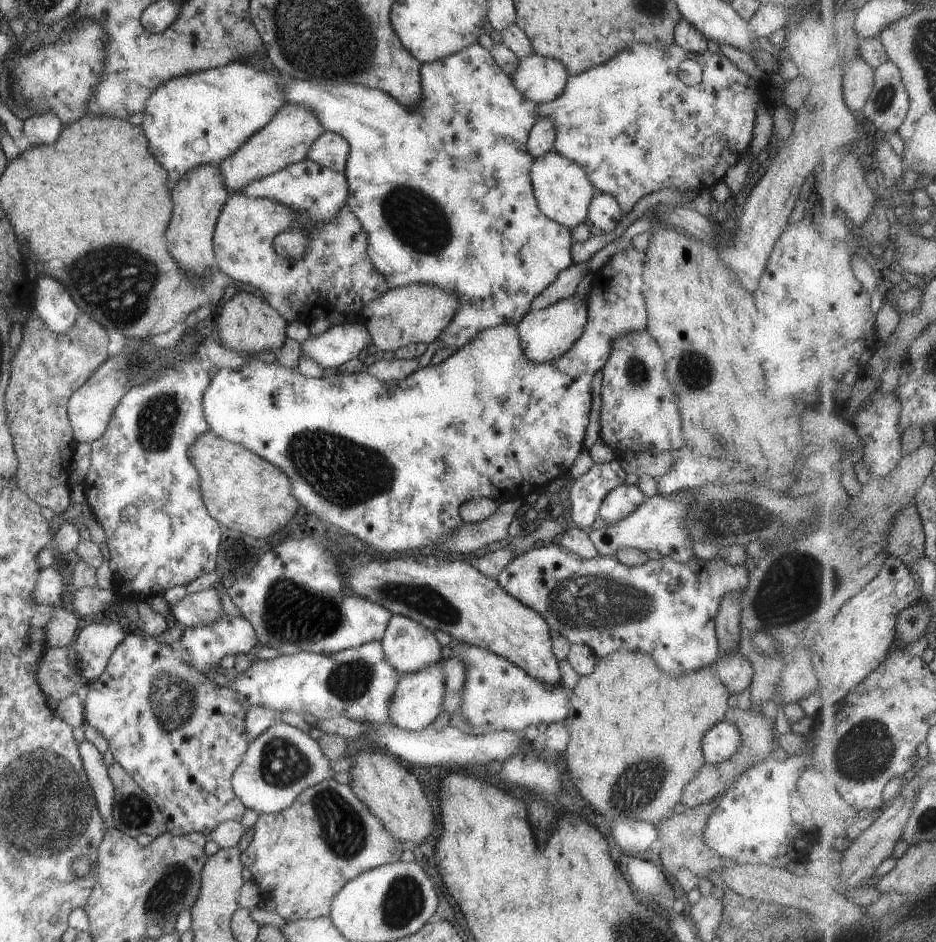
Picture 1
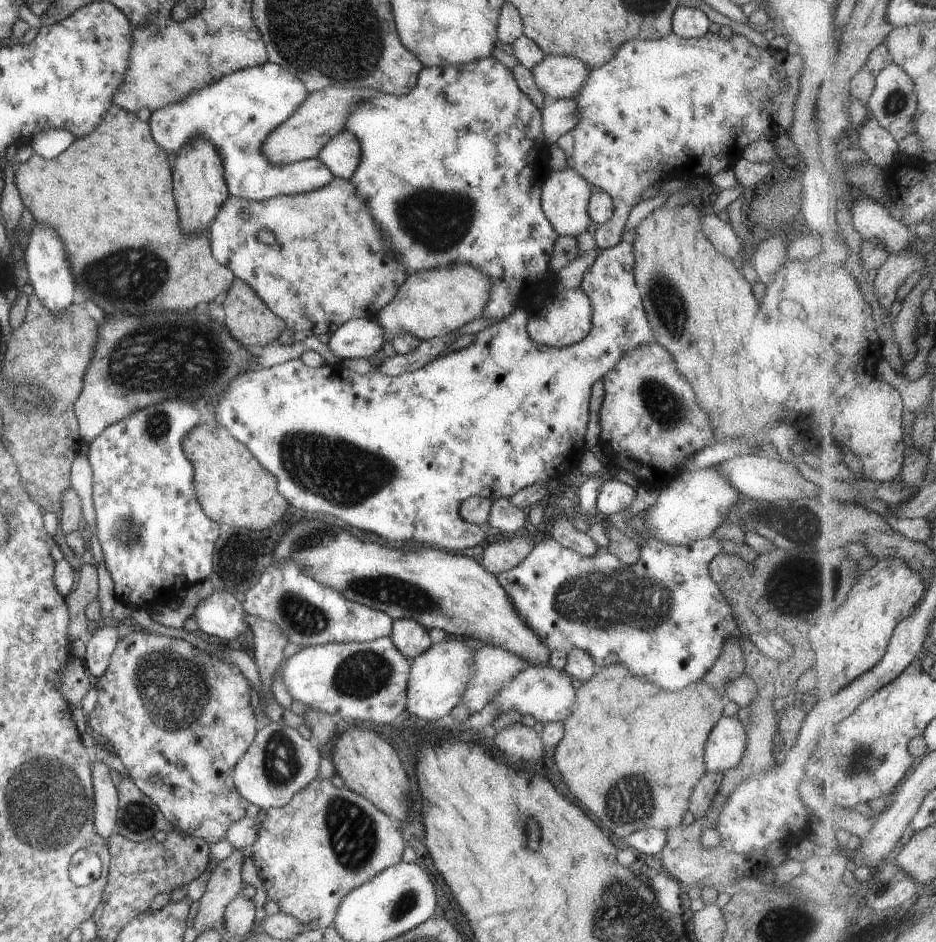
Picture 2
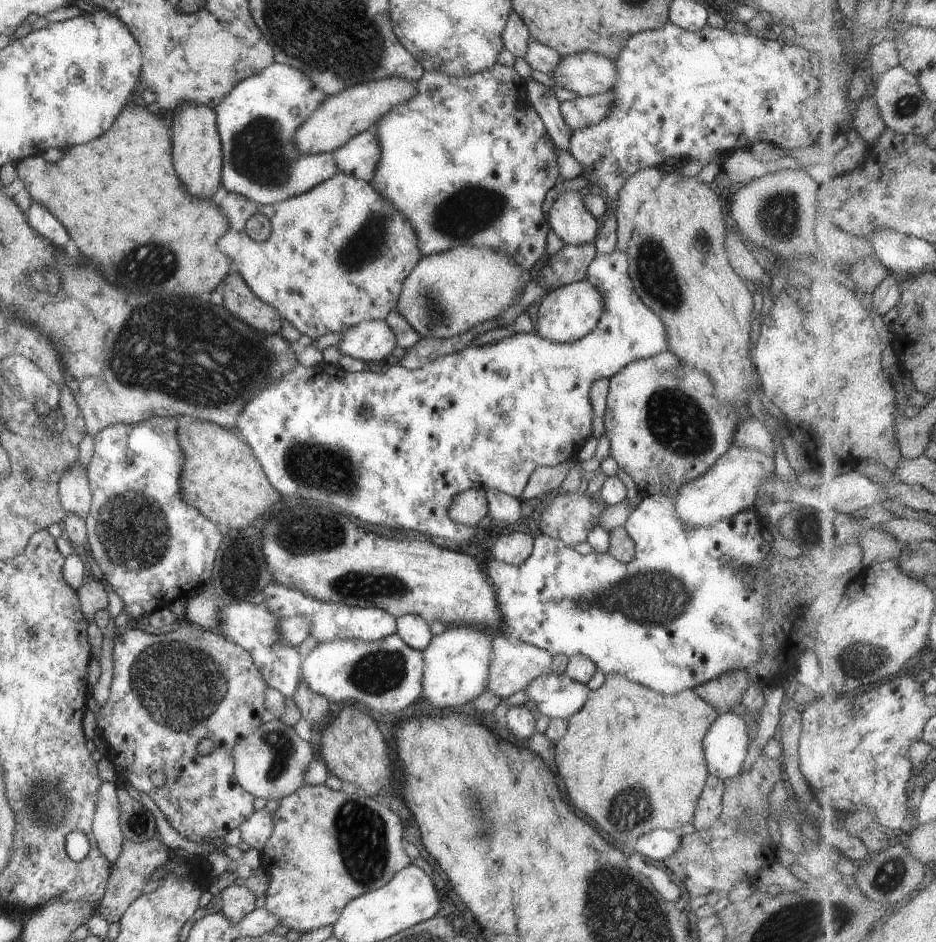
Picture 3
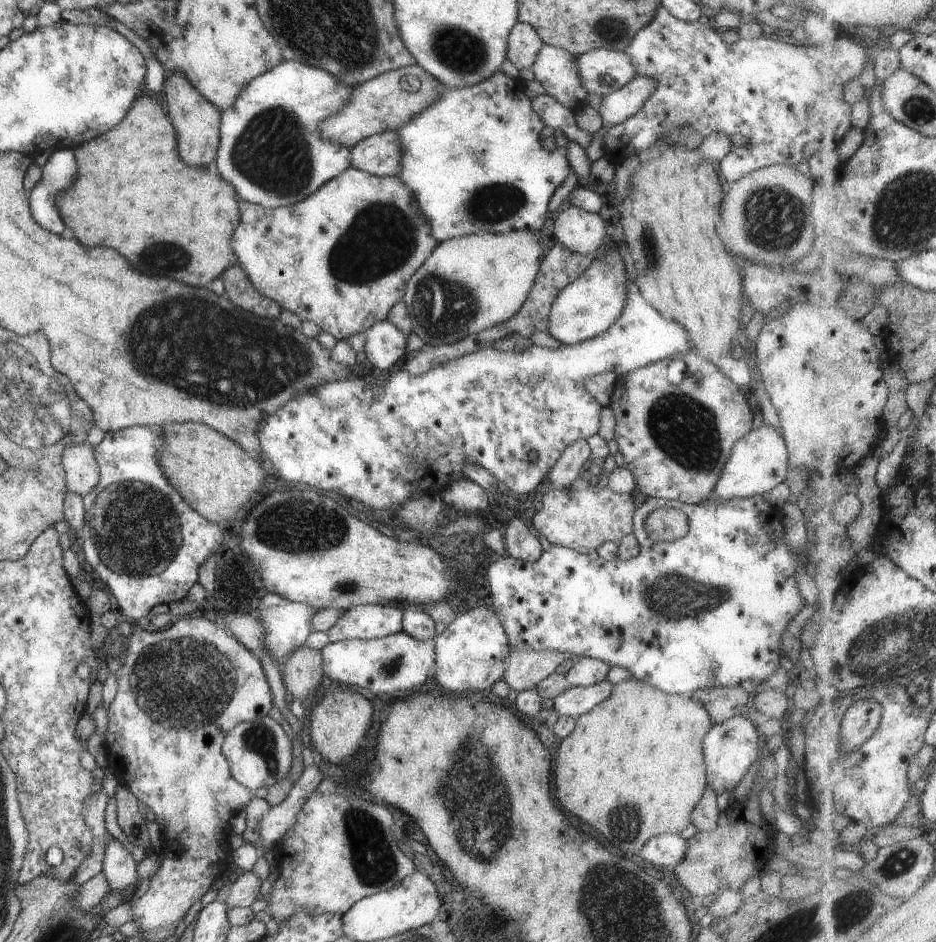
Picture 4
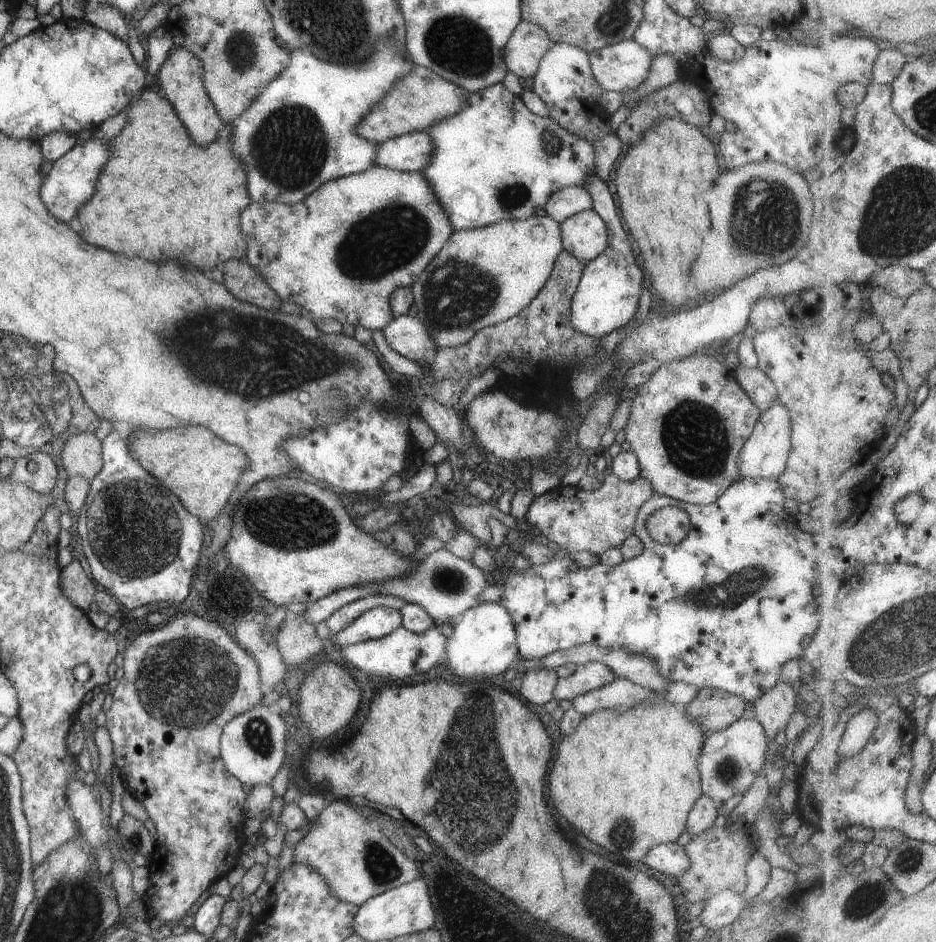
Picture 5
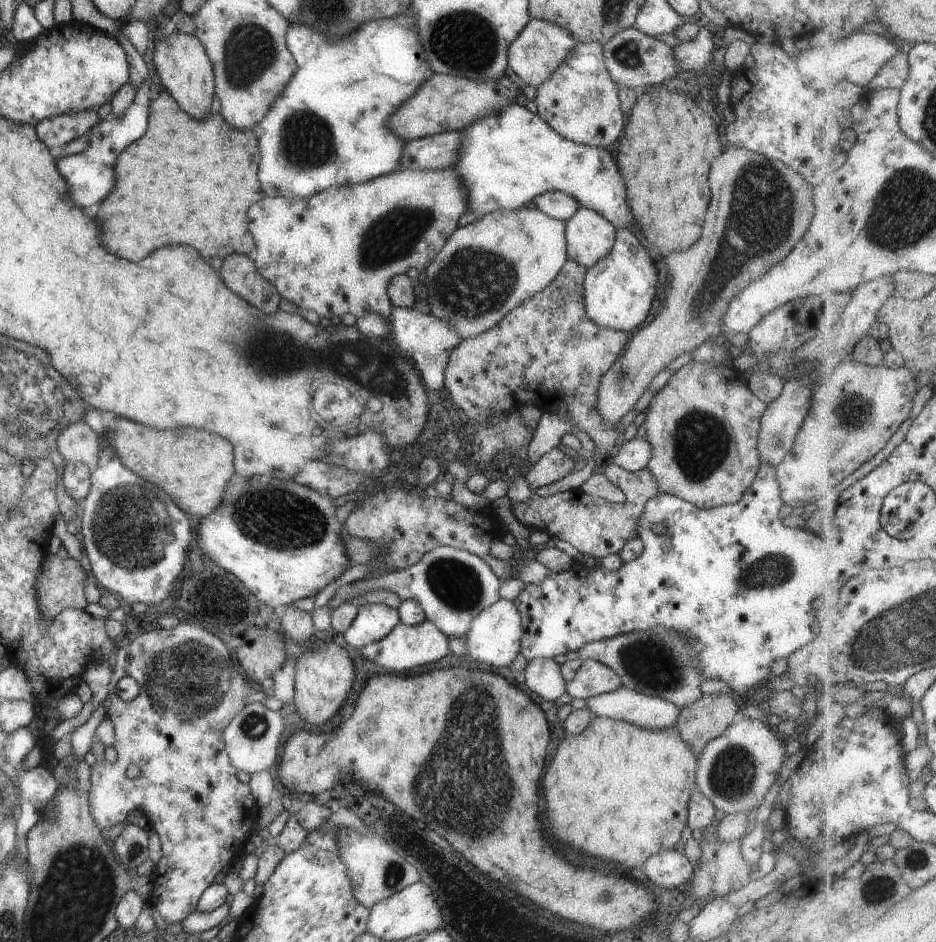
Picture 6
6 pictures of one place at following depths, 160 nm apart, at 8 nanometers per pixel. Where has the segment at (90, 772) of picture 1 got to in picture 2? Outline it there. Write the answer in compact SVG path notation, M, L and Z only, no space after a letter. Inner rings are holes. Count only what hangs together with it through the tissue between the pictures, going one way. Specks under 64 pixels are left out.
M97 760L92 763L91 776L92 787L94 790L93 824L95 832L105 840L108 836L116 833L116 812L118 807L116 787L113 785L109 772L110 769L104 763L101 763Z

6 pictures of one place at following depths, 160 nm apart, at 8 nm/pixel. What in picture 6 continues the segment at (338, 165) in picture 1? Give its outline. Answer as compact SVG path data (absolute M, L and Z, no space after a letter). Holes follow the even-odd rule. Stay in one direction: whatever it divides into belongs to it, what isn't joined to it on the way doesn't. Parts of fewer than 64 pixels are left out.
M443 131L437 134L405 140L399 156L401 169L445 169L459 158L461 134Z

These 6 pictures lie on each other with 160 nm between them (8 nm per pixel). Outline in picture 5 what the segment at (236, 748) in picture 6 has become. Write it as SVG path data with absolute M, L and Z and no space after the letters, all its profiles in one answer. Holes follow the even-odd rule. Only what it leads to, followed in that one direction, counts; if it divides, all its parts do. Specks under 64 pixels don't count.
M263 704L255 705L248 711L234 716L223 725L220 734L220 757L225 770L237 778L240 783L253 786L270 784L271 779L284 762L285 738L287 734L287 717L272 713Z

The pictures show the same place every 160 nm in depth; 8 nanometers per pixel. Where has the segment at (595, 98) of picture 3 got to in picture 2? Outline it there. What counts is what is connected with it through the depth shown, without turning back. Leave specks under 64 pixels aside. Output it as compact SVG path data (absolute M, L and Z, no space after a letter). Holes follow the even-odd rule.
M573 99L546 100L540 110L545 148L570 131L578 121L578 106Z

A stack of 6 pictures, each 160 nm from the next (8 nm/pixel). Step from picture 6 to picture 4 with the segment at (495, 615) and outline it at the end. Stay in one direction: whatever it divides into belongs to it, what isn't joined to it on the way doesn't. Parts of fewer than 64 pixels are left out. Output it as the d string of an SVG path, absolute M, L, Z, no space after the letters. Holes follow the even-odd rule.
M470 606L459 612L453 621L445 625L441 634L434 635L431 678L441 688L455 695L477 694L489 688L505 670L505 658L509 654L509 642L503 626L499 624L490 606Z

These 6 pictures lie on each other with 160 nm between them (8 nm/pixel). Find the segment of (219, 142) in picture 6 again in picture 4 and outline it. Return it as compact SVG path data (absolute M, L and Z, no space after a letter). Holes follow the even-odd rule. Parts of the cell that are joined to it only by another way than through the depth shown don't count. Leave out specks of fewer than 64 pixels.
M139 96L139 98L133 100L129 110L125 112L125 116L123 116L123 118L119 120L119 123L115 124L113 128L74 148L73 158L75 158L76 166L75 180L73 180L73 184L71 184L67 190L59 190L59 192L55 194L55 208L57 208L57 214L59 214L59 218L61 218L64 226L69 226L69 228L73 230L75 240L79 240L83 246L109 246L109 248L117 250L121 256L129 258L131 266L133 266L135 270L141 270L143 274L173 278L173 280L177 280L177 282L189 284L189 286L205 286L205 284L211 282L213 278L220 277L225 268L237 264L237 258L235 258L235 254L233 254L233 250L231 250L231 246L229 246L231 234L238 226L237 199L235 190L233 190L225 180L221 180L214 169L211 170L213 174L209 174L205 168L193 168L193 166L183 164L183 162L179 160L175 148L175 132L173 132L167 114L163 112L163 108L161 108L153 98L149 96Z

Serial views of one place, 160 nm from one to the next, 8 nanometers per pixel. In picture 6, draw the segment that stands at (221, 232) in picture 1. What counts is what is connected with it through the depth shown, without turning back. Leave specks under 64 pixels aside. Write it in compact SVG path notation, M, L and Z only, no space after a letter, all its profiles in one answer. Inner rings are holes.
M451 167L445 169L397 169L387 174L381 174L367 180L367 182L353 184L339 184L339 186L329 186L315 193L309 198L288 199L285 197L263 197L254 202L246 212L247 230L252 236L254 250L250 255L257 272L270 282L280 294L281 298L296 305L299 309L313 310L319 316L330 319L331 317L341 317L342 314L353 314L358 319L360 316L370 312L380 314L389 329L391 320L391 301L387 296L387 284L393 275L405 273L408 268L415 268L418 272L423 272L424 268L431 262L437 251L445 244L447 238L459 226L458 218L468 210L466 207L466 194L459 174Z

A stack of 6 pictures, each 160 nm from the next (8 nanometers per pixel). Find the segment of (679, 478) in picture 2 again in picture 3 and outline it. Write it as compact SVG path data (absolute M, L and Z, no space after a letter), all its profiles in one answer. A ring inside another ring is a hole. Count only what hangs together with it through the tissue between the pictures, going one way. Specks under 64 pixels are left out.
M731 446L717 461L697 478L681 484L677 494L671 498L677 520L685 526L699 528L711 526L723 518L753 507L757 494L757 484L763 484L774 472L774 458L769 458L757 450Z

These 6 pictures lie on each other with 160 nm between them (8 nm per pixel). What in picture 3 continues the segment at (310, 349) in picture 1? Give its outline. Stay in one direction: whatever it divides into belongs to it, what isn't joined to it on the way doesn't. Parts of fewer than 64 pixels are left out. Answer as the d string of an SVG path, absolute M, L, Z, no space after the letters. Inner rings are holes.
M365 320L341 333L337 348L342 355L363 362L391 360L395 338L384 321Z

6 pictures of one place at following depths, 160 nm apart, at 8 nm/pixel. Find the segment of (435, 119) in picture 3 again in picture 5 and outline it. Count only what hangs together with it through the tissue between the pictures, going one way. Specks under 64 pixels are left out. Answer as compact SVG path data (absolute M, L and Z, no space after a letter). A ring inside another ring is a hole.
M503 83L469 93L462 111L442 118L425 132L432 138L434 149L430 162L420 173L427 179L453 231L533 215L537 206L543 208L552 192L573 185L583 187L585 179L595 174L590 141L572 135L547 116L530 113L521 97L507 91Z

